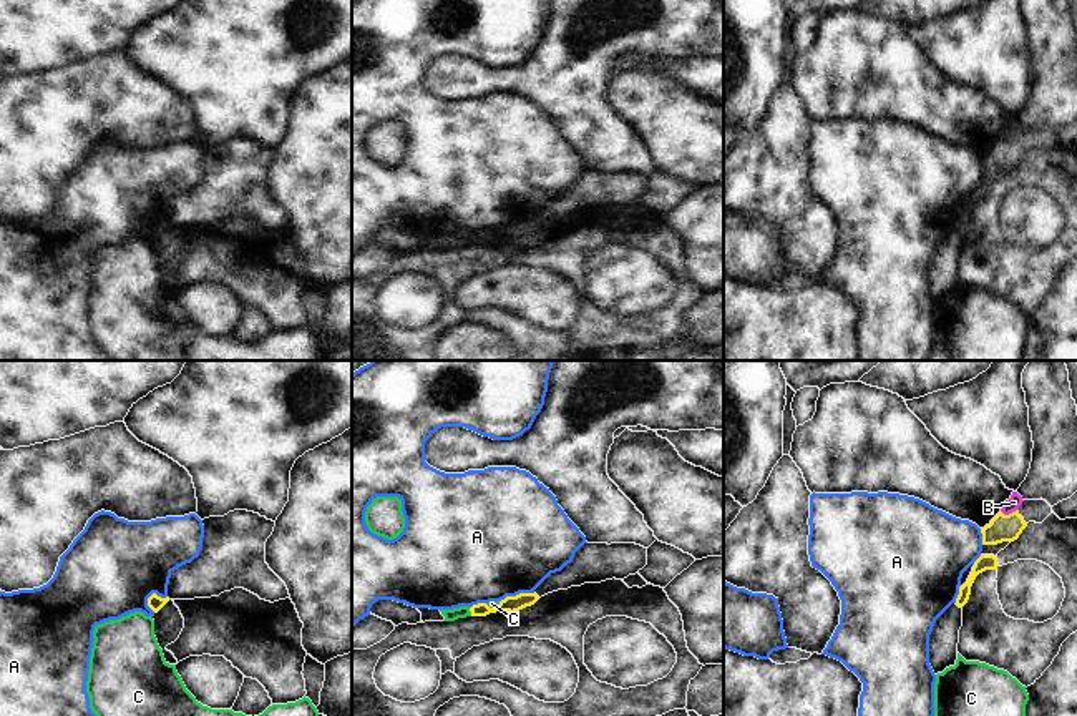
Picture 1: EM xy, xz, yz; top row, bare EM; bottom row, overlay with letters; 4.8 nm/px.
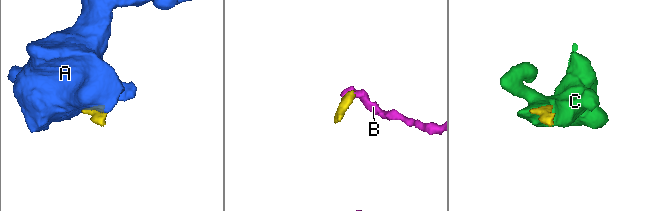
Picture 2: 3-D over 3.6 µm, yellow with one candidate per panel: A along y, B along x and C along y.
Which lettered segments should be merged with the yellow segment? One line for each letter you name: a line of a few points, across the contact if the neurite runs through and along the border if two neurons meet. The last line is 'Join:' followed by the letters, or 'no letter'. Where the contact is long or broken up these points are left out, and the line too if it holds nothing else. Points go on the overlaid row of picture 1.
Join: no letter

